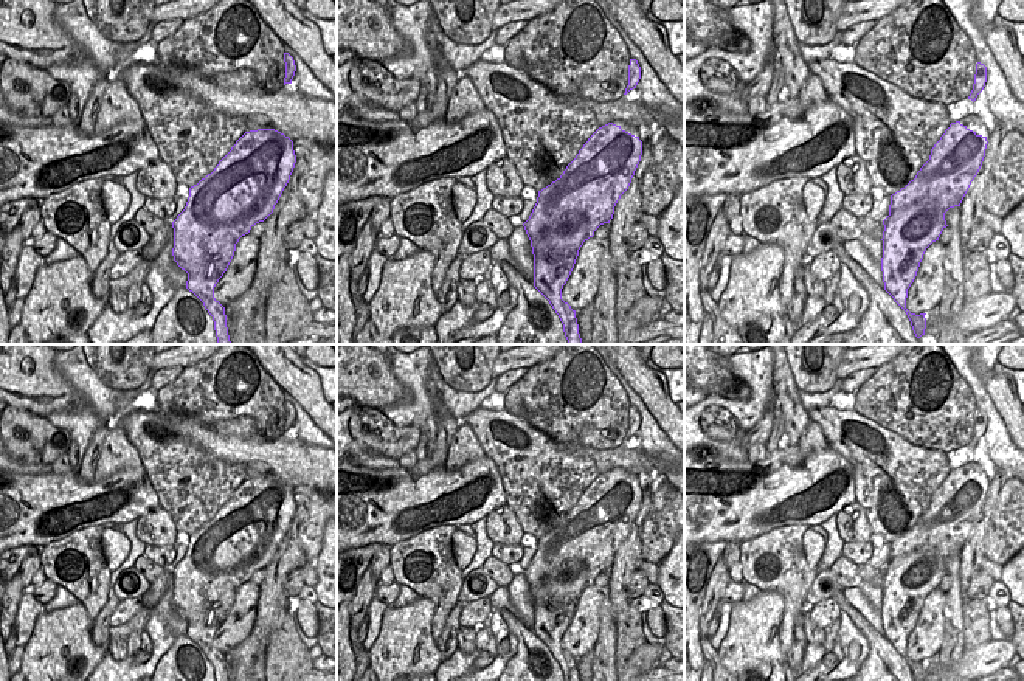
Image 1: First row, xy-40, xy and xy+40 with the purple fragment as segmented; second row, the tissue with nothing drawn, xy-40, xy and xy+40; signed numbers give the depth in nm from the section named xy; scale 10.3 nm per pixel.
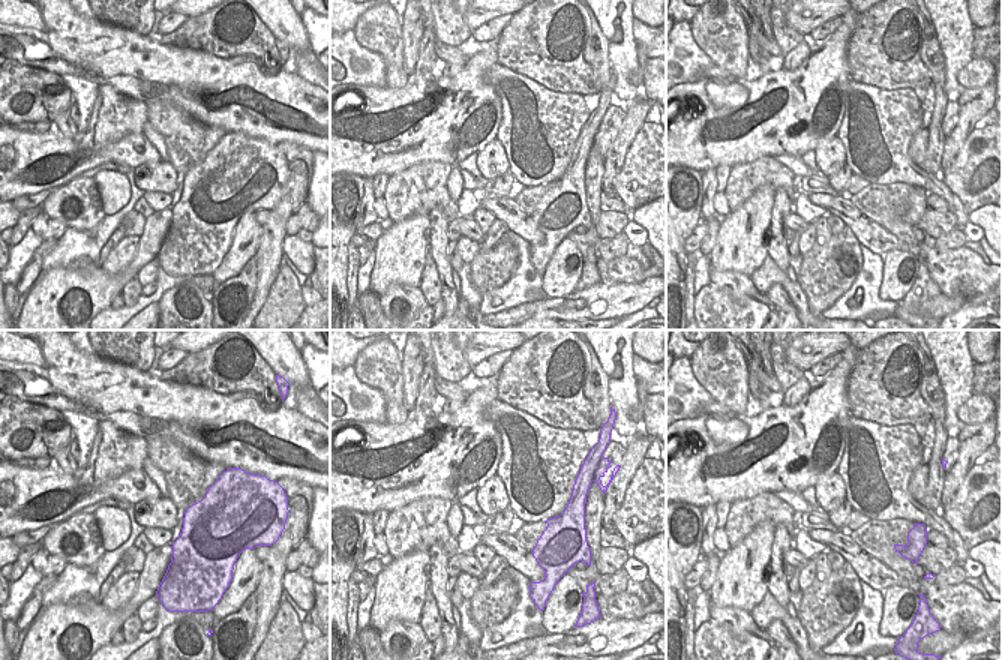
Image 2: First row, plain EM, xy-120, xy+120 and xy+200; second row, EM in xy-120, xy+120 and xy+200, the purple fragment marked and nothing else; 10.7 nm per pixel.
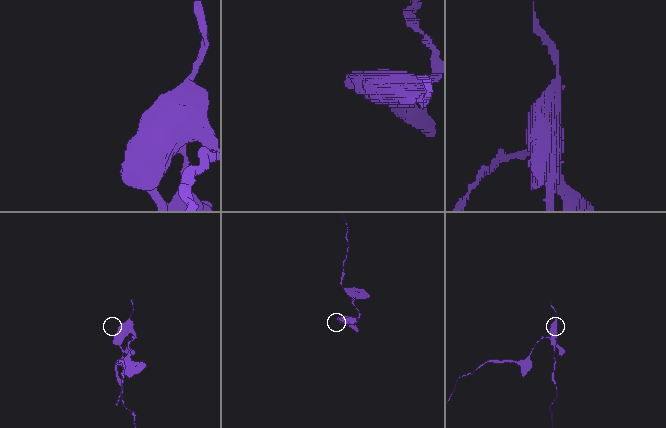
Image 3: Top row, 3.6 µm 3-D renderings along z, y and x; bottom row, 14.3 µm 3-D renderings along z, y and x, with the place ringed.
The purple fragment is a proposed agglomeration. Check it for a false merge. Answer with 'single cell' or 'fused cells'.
fused cells

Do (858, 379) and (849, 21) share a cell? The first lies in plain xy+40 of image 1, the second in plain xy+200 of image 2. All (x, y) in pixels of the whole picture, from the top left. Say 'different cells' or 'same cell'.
different cells

